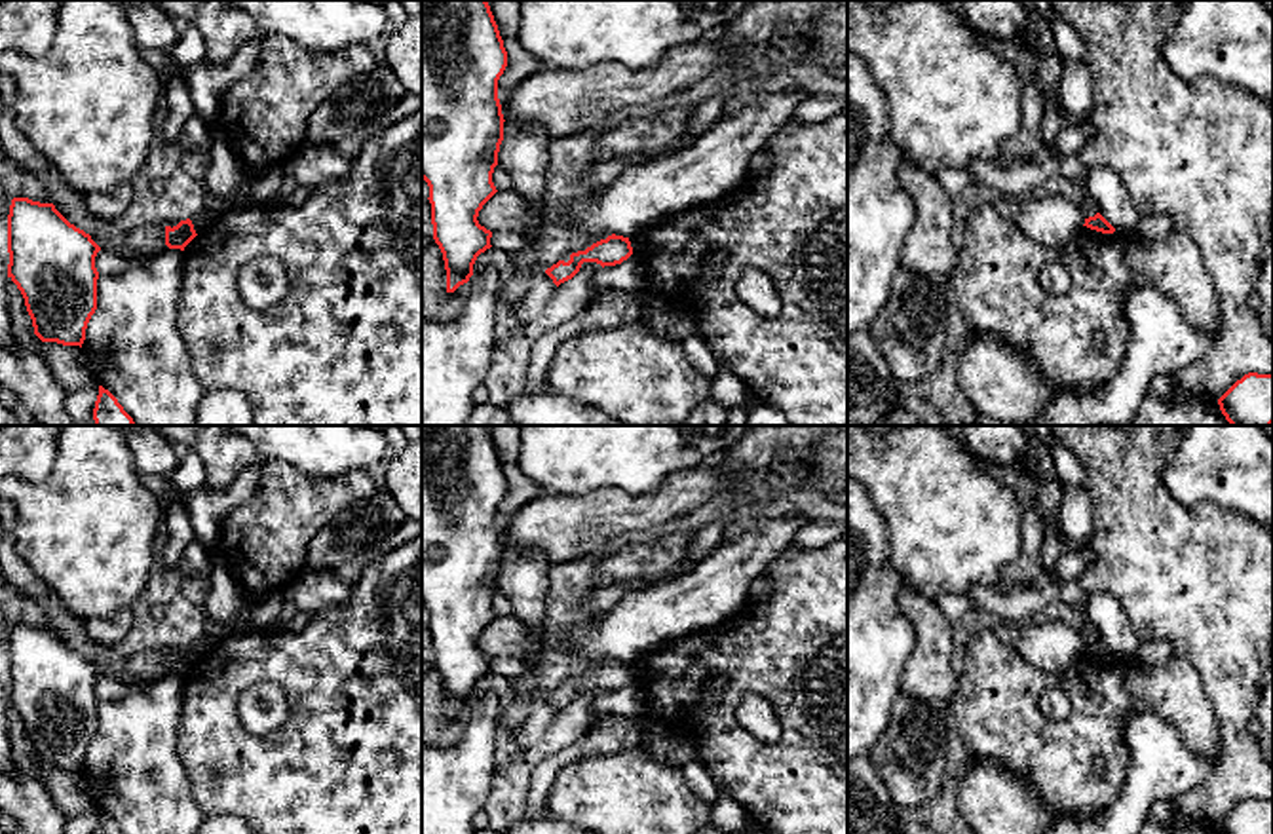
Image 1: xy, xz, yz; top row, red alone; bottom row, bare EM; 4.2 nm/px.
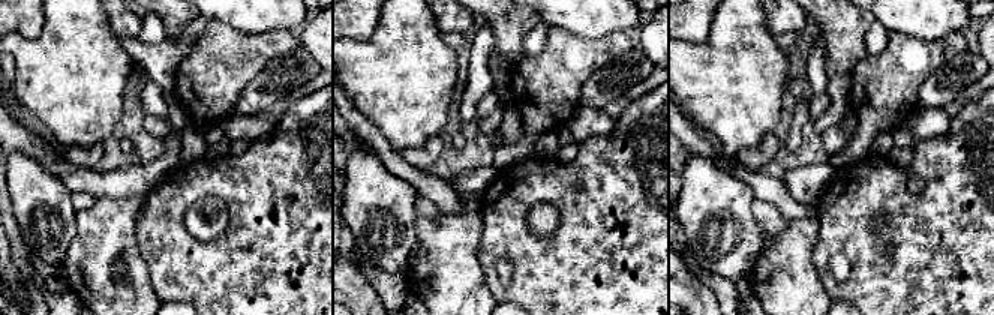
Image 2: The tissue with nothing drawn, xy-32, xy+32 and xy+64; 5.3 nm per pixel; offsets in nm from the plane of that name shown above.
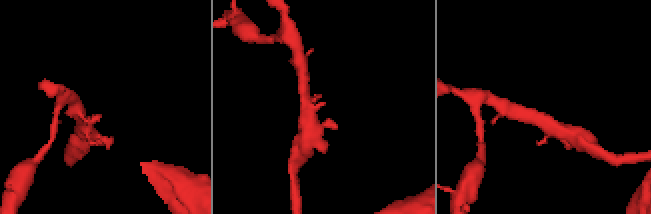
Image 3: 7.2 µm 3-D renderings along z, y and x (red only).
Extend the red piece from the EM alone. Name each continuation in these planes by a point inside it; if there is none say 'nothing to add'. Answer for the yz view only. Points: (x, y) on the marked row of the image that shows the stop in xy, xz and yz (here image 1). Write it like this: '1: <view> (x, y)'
nothing to add

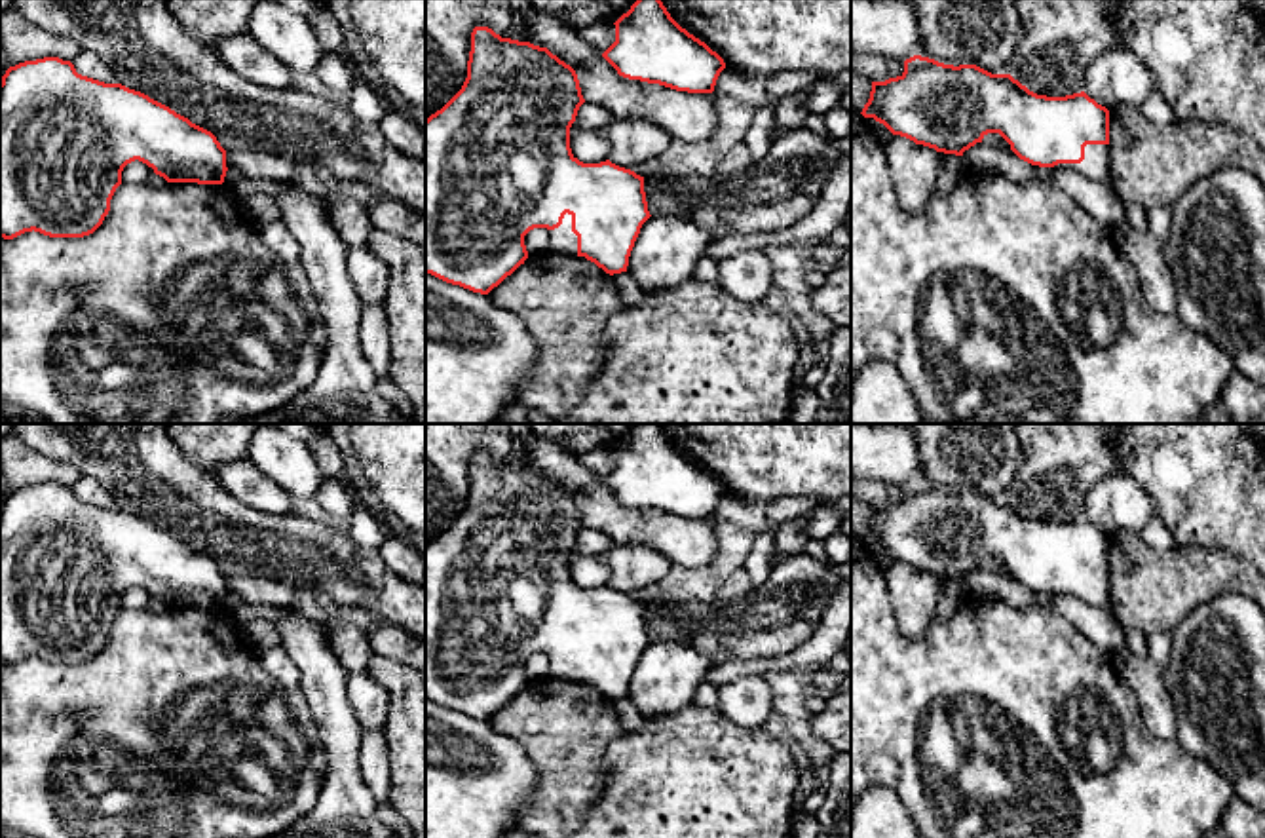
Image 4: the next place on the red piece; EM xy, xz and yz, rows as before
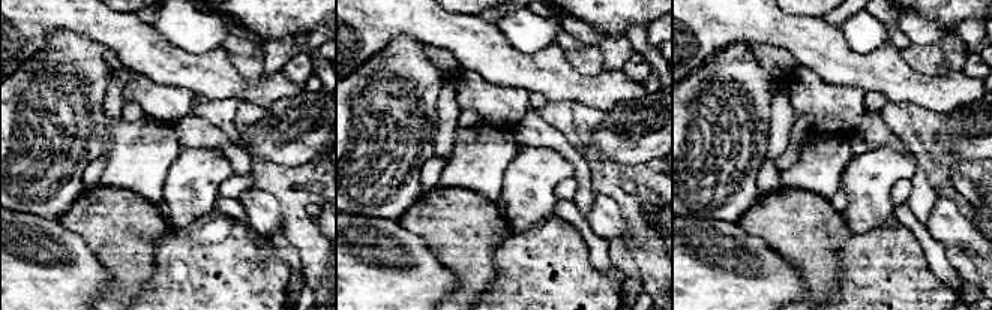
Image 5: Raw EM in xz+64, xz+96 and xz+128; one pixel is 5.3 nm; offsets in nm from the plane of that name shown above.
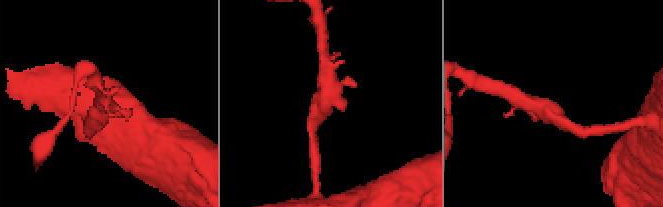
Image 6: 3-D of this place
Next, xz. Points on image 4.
1: xz (563, 240)

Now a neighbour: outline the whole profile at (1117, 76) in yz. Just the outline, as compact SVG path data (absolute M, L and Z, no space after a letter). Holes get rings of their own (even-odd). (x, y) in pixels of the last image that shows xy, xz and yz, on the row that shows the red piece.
M1111 48L1083 74L1083 91L1107 110L1119 105L1142 106L1155 89L1155 74L1128 49Z

